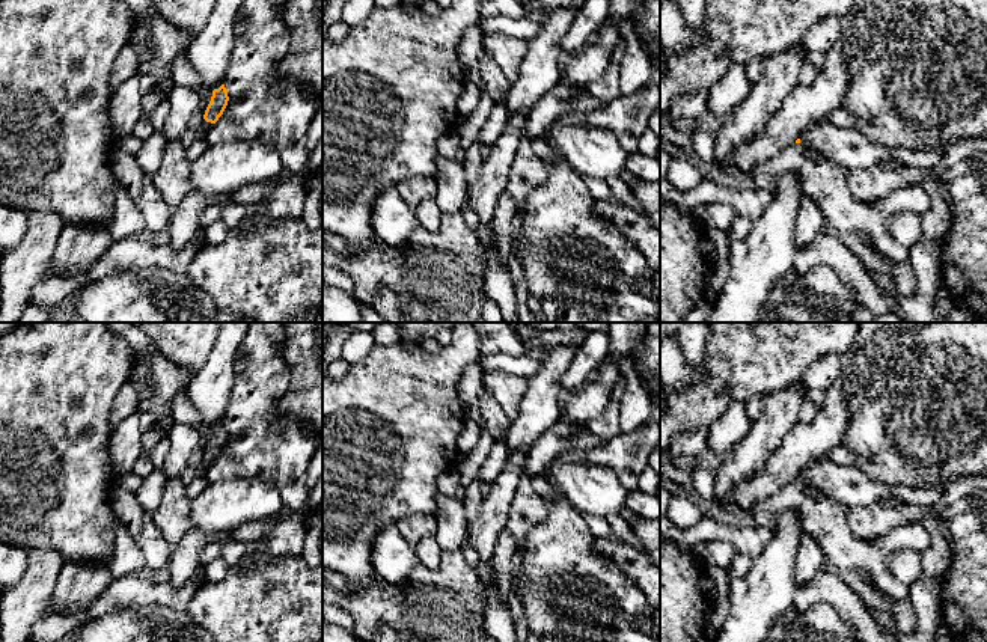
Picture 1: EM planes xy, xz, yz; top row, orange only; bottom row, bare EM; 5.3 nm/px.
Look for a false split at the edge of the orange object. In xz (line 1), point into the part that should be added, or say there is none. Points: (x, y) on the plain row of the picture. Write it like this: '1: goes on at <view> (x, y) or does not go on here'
1: does not go on here

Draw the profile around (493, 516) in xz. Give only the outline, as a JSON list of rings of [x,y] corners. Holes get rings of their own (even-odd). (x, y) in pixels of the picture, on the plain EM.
[[[529,451],[508,452],[508,460],[482,499],[479,515],[469,523],[469,543],[481,559],[491,559],[499,533],[506,527]]]

